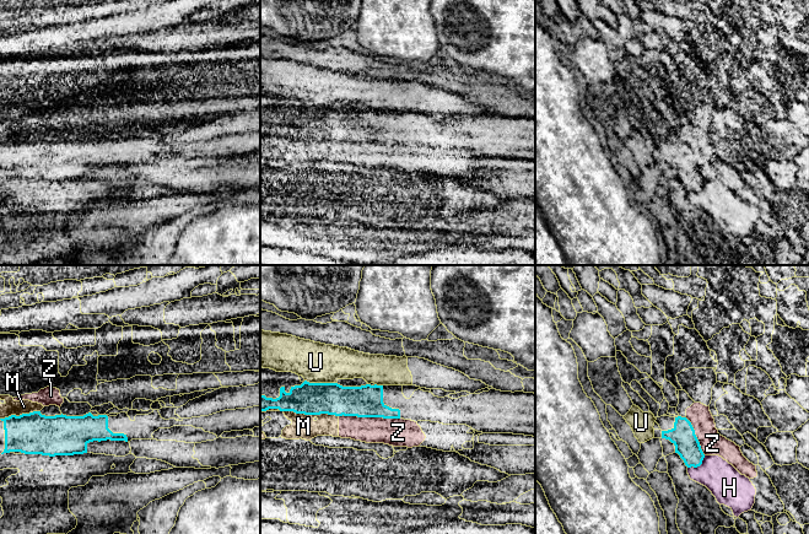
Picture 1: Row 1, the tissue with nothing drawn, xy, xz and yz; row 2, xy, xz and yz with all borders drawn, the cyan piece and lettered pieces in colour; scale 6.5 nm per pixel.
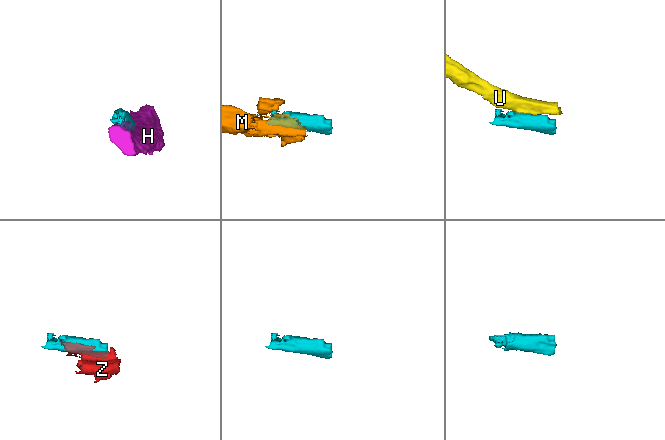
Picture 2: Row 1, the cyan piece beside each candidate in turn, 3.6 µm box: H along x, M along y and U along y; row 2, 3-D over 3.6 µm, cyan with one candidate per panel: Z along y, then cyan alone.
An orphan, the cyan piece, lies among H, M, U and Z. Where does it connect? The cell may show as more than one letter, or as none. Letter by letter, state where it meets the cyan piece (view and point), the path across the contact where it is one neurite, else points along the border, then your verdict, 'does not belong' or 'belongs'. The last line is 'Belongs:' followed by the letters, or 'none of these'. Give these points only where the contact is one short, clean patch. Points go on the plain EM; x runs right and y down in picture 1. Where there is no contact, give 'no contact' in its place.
H: contact yz (697, 190); does not belong
M: contact xz (311, 139); does not belong
U: contact xz (321, 108); border xz (305, 104), (309, 107), (335, 108); does not belong
Z: contact xz (370, 141); does not belong
Belongs: none of these

